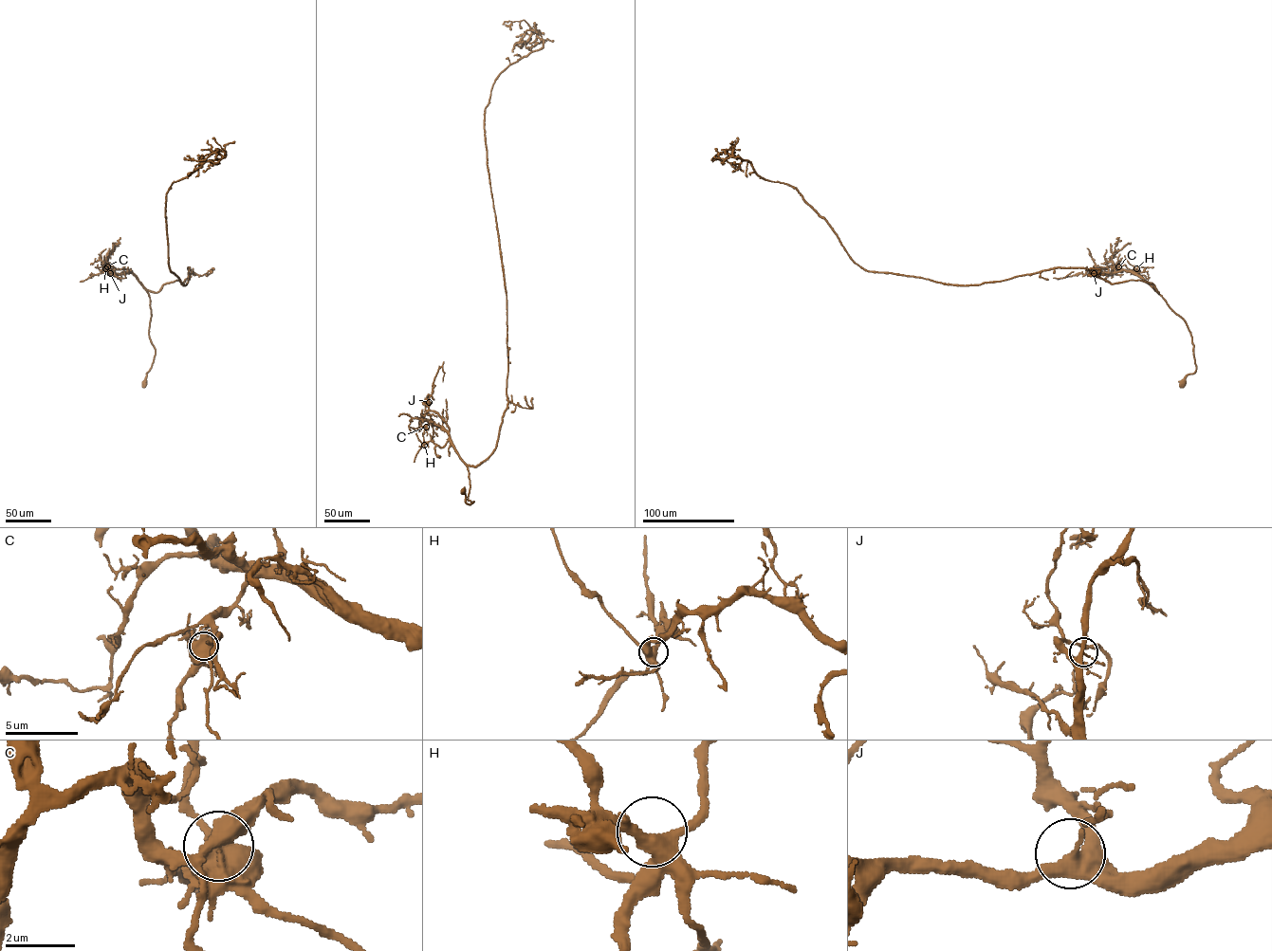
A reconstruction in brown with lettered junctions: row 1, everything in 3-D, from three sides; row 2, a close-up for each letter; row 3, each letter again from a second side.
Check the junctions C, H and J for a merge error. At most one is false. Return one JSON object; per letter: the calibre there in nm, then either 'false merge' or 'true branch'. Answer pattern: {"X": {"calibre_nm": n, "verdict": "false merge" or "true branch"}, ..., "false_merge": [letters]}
{"C": {"calibre_nm": 600, "verdict": "false merge"}, "H": {"calibre_nm": 360, "verdict": "true branch"}, "J": {"calibre_nm": 360, "verdict": "true branch"}, "false_merge": ["C"]}

